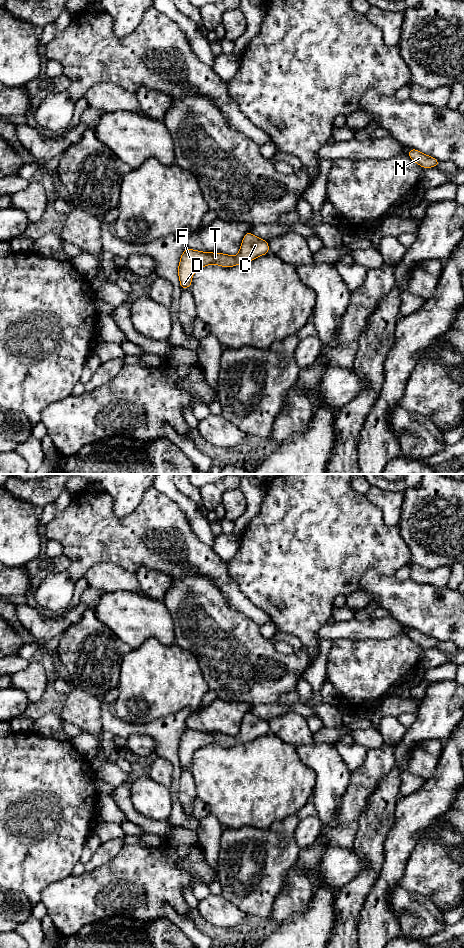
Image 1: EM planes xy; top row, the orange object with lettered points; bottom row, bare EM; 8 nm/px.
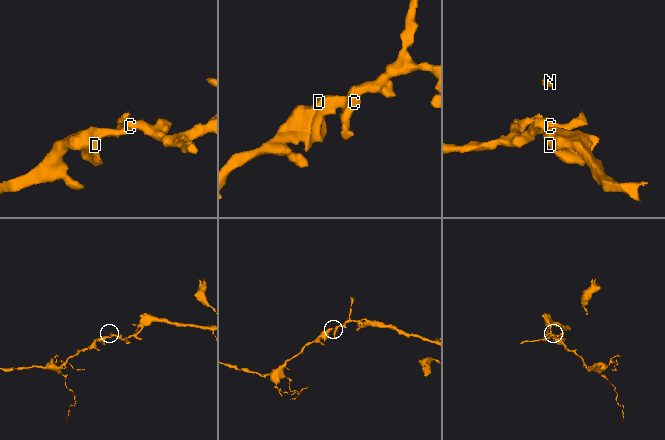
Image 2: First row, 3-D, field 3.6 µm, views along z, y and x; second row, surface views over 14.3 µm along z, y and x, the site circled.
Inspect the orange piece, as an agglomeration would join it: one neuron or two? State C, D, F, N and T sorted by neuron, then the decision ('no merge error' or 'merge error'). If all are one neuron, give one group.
groups C D F N T; no merge error

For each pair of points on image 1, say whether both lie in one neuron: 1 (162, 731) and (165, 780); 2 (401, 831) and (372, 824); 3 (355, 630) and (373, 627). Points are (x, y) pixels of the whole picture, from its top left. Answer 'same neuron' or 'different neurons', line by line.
1: different neurons
2: different neurons
3: same neuron

